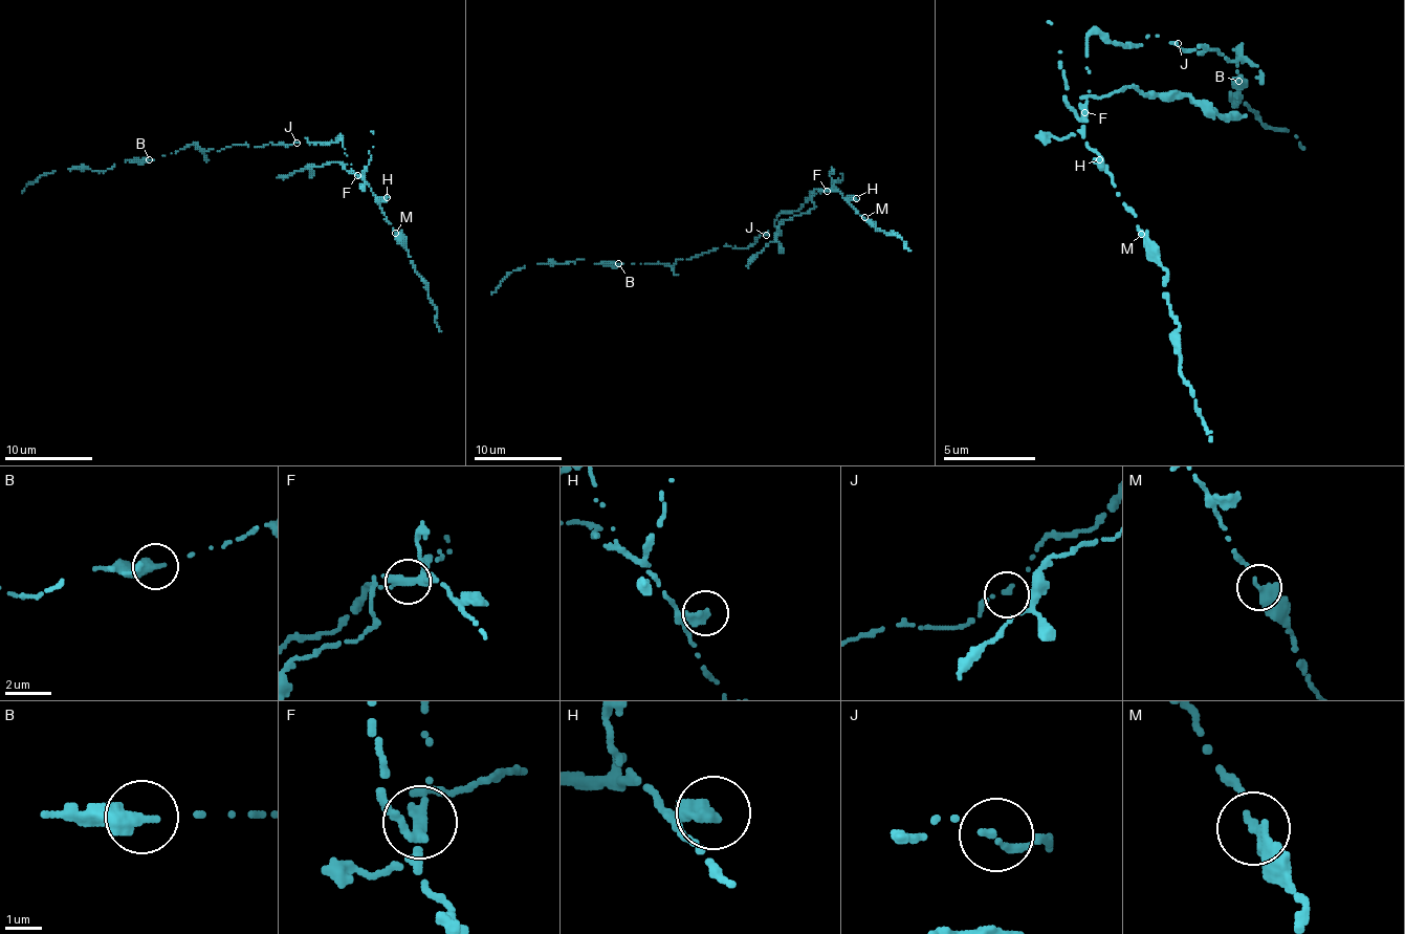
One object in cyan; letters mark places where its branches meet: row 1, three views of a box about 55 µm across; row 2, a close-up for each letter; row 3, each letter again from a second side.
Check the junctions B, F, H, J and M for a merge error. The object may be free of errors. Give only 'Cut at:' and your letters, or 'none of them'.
Cut at: F

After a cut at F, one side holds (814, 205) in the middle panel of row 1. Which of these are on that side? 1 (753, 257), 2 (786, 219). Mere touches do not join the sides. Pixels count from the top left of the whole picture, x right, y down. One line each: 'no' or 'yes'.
1: yes
2: yes

